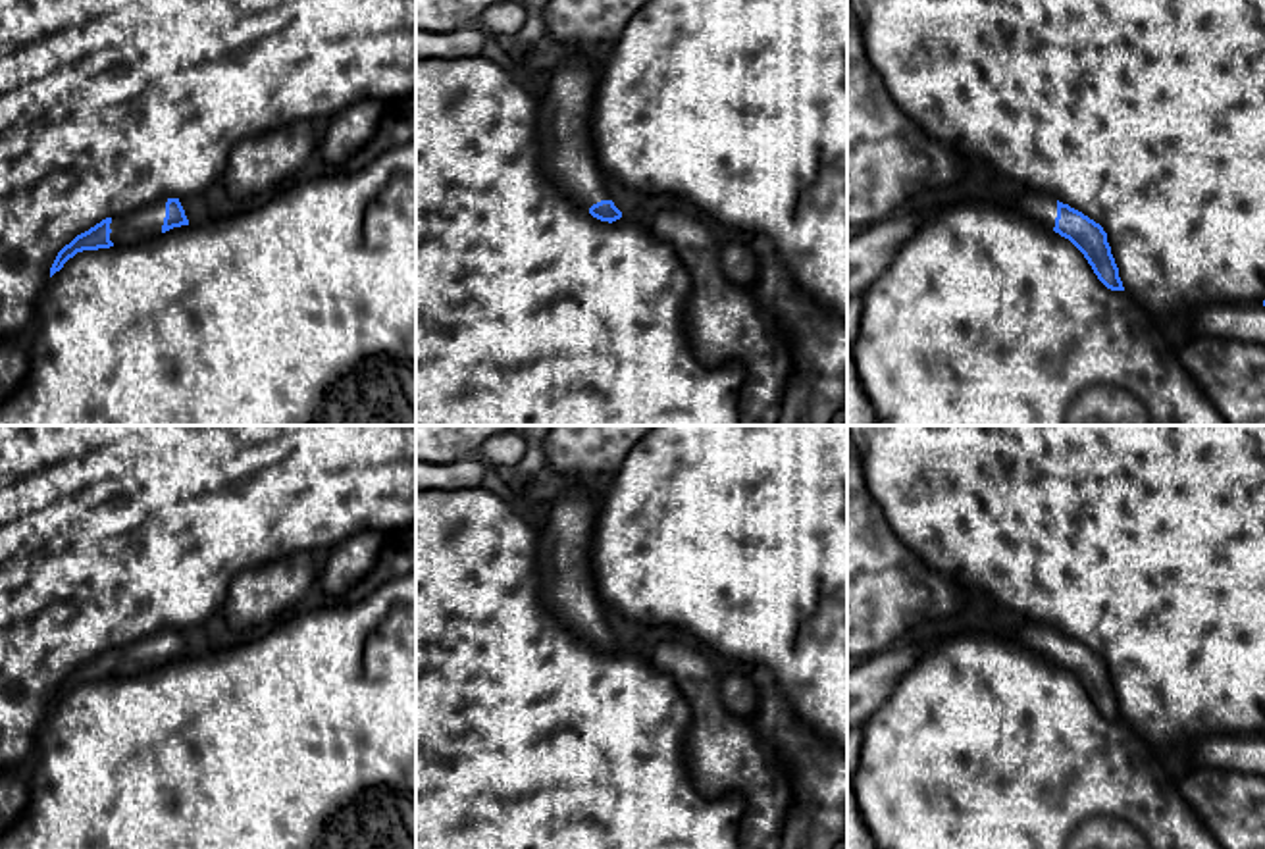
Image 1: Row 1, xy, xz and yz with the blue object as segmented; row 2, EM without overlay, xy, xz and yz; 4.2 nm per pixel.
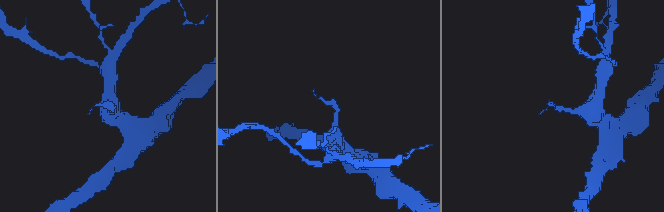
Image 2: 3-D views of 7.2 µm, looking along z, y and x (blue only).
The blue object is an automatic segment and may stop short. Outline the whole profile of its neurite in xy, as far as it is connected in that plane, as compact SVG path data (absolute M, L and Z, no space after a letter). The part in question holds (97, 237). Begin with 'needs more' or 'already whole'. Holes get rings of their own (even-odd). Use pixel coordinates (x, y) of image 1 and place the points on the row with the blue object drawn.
needs more; M179 198L160 200L117 218L106 218L58 252L50 277L77 252L137 244L181 225L189 225L189 219Z

